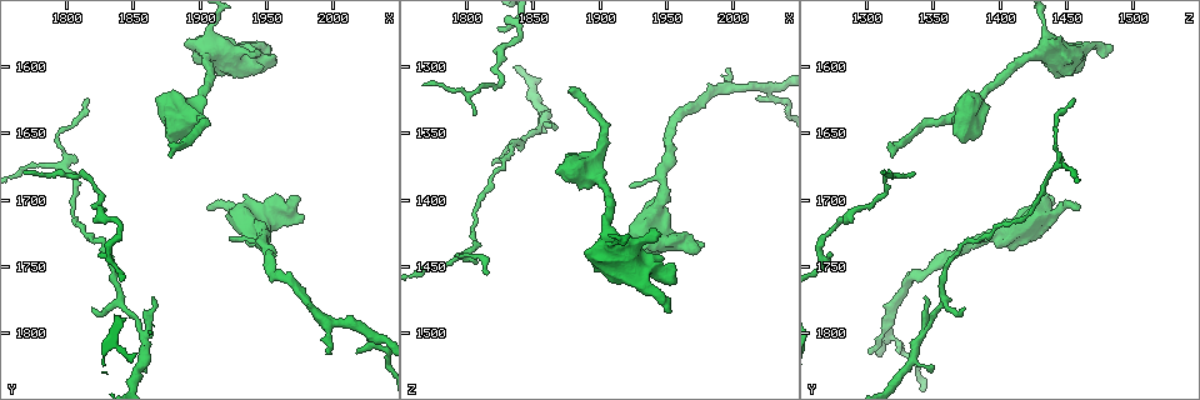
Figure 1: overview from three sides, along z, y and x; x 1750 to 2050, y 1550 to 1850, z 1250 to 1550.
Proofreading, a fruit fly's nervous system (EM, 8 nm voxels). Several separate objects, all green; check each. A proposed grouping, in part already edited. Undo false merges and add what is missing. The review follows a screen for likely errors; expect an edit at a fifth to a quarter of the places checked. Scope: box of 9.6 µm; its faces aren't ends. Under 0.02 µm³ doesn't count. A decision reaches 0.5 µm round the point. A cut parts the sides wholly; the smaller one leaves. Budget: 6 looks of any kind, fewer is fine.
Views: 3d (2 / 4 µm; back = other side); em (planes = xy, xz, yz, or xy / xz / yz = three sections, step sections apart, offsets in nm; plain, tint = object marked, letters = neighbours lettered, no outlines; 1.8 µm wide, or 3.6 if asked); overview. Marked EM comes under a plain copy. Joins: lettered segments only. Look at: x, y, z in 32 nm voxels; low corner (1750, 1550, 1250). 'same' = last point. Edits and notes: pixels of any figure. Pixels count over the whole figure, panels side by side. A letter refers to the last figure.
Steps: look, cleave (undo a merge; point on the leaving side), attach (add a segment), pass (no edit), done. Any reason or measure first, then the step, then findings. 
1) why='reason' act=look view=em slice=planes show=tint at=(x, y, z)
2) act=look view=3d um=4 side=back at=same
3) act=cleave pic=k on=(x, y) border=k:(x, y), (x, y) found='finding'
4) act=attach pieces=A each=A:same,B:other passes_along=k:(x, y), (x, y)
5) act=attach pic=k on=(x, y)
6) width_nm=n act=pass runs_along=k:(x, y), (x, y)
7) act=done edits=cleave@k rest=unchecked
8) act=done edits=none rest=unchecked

act=look view=3d um=4 at=(1946, 1590, 1426)

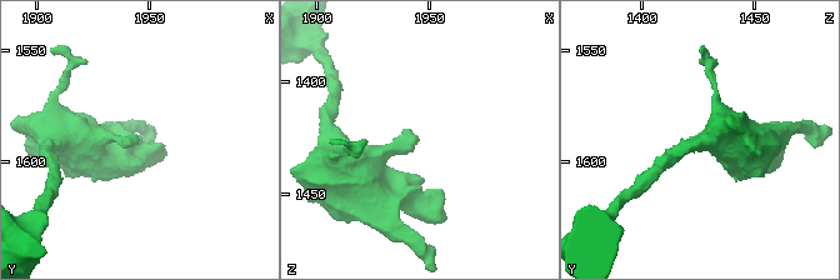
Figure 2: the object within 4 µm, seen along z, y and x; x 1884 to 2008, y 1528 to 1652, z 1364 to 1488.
why='now the EM' act=look view=em slice=yz step=8 show=tint at=(1945, 1592, 1426)

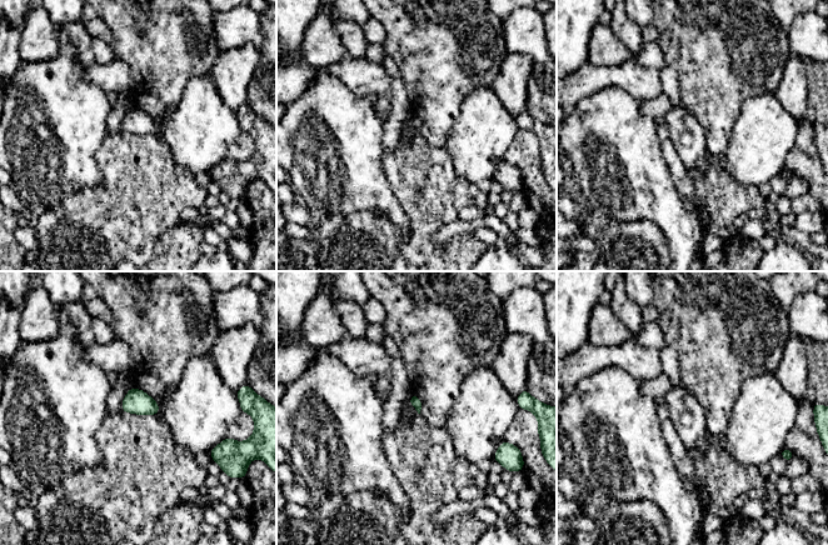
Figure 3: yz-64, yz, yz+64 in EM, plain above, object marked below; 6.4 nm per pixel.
why='another direction' act=look view=em slice=planes show=letters at=same

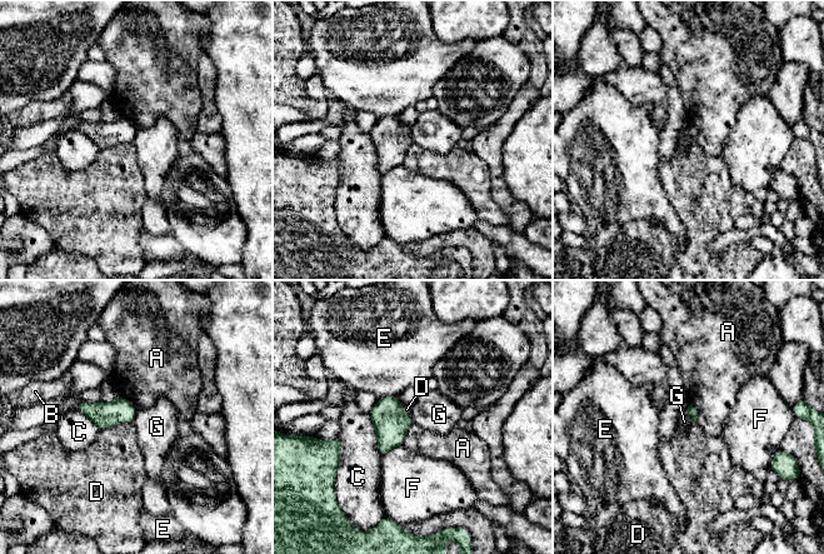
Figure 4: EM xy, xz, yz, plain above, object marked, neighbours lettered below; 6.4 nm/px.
act=pass each=A:other,B:other,C:other,D:other,E:other,F:other,G:other border=4:(684, 409), (694, 422) found='no lettered segment goes on from it'

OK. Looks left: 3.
why='an open end' act=look view=em slice=planes show=letters at=(1820, 1780, 1374)

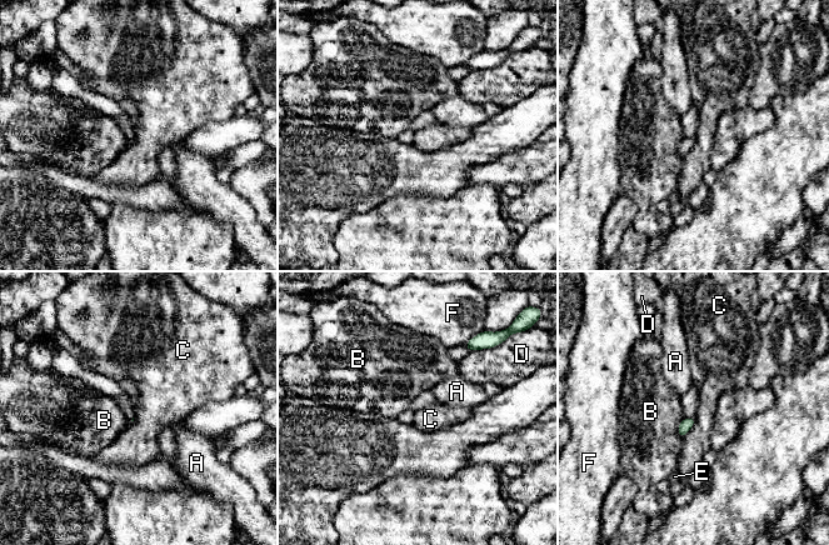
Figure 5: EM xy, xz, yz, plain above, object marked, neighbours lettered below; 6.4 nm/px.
act=pass each=A:other,B:other,C:other,D:other,E:other,F:other found='none of them fits'

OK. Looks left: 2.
act=done edits=none rest=unchecked

